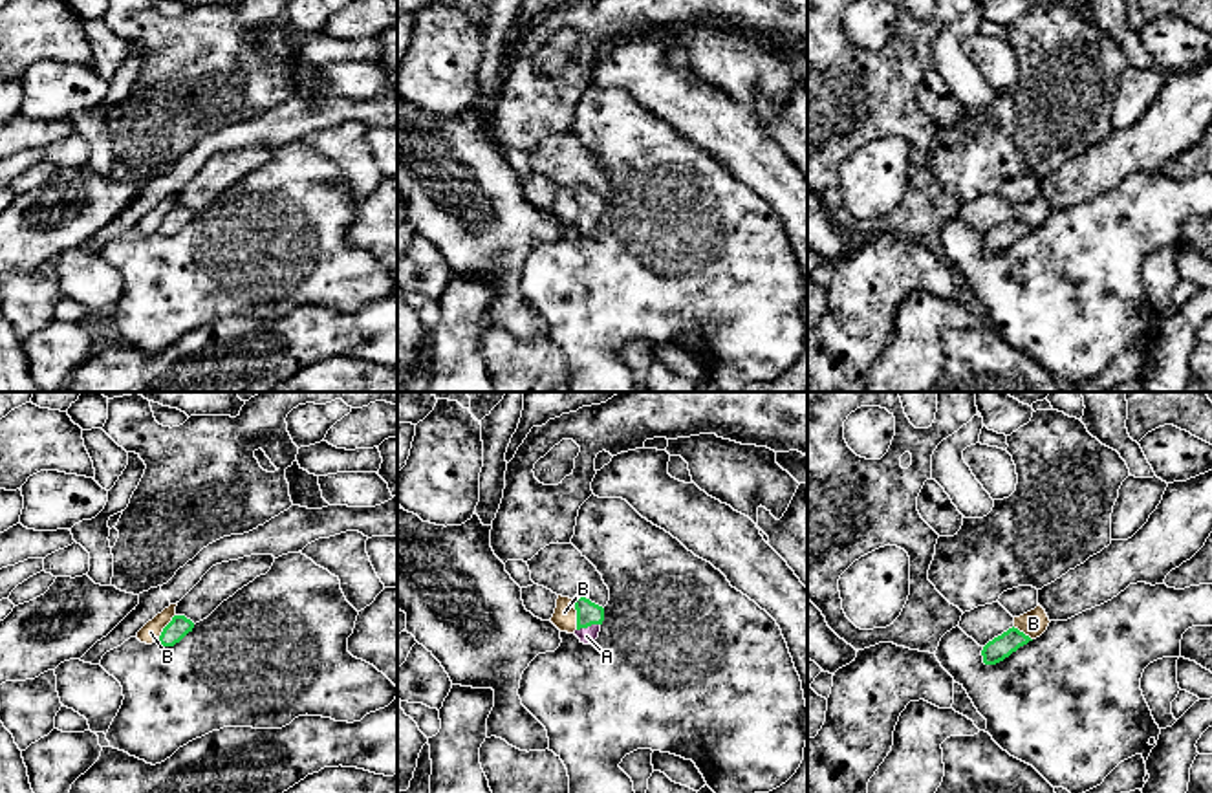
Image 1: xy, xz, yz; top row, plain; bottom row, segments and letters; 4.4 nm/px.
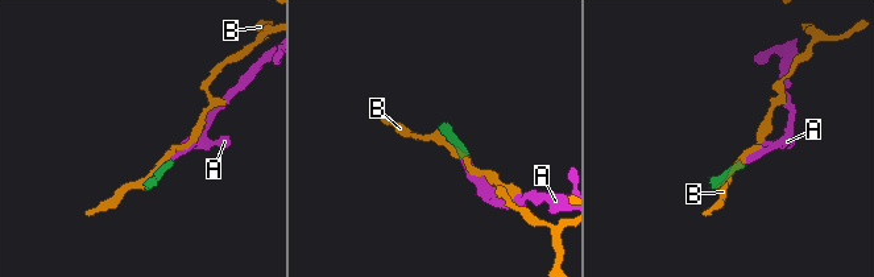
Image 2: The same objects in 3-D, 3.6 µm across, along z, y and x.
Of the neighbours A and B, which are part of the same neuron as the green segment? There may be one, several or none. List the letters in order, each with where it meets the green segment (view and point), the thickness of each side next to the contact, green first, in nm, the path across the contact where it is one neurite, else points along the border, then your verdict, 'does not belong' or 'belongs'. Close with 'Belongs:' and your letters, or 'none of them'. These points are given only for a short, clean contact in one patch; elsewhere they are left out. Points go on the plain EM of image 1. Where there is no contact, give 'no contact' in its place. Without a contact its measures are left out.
A: xz (588, 215) | 100/70 nm | across xz (588, 202), (588, 215), (586, 226) | belongs
B: xz (577, 204) | 100/110 nm | does not belong
Belongs: A

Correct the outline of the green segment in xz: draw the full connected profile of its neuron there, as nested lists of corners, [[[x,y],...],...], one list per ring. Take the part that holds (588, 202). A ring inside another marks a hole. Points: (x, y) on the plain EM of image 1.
[[[573,187],[573,194],[577,200],[575,225],[580,233],[591,234],[599,227],[601,214],[604,211],[604,198],[586,187]]]

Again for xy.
[[[174,205],[172,211],[163,218],[157,233],[163,236],[174,236],[179,233],[189,222],[192,222],[194,212],[185,205]]]

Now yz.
[[[1012,216],[983,236],[983,253],[996,255],[1009,247],[1012,242],[1016,242],[1020,236],[1027,234],[1029,231],[1033,231],[1029,225]]]

